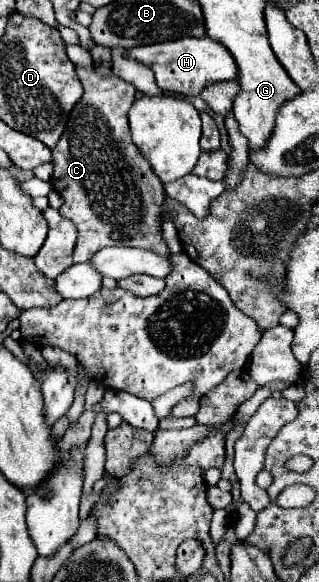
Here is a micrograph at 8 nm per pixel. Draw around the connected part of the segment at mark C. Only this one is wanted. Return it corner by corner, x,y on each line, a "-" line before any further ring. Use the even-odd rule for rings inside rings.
75,65
75,71
83,85
83,97
75,103
67,129
53,149
51,179
53,187
65,199
59,211
71,219
79,231
73,261
87,261
97,249
115,245
115,241
109,239
111,231
131,237
123,241
123,245
169,255
159,227
159,207
165,199
165,191
129,133
127,111
133,103
133,85
119,79
111,69
97,65
89,69

